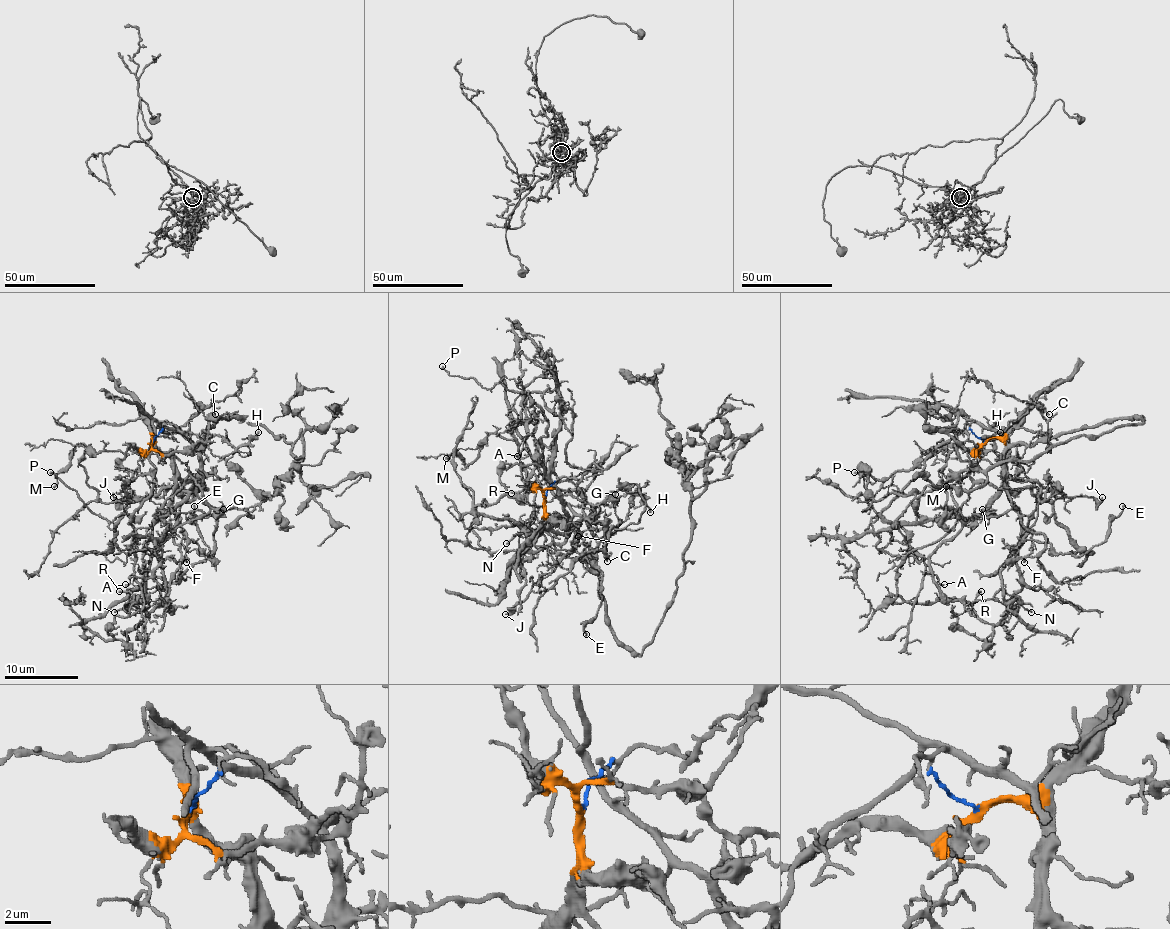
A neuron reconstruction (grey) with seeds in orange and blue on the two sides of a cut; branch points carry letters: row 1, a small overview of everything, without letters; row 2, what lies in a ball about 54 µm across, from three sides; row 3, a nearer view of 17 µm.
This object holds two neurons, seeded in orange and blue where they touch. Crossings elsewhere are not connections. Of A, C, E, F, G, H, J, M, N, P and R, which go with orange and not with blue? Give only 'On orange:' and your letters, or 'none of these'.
On orange: C, E, F, G, H, J, M, N, R

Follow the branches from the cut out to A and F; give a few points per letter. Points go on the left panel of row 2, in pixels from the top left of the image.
A: (153, 440), (163, 428), (155, 420), (150, 459), (155, 485), (131, 520), (135, 563), (126, 585)
F: (153, 440), (174, 463), (183, 479), (179, 487), (179, 520), (187, 538), (183, 559), (187, 563)

